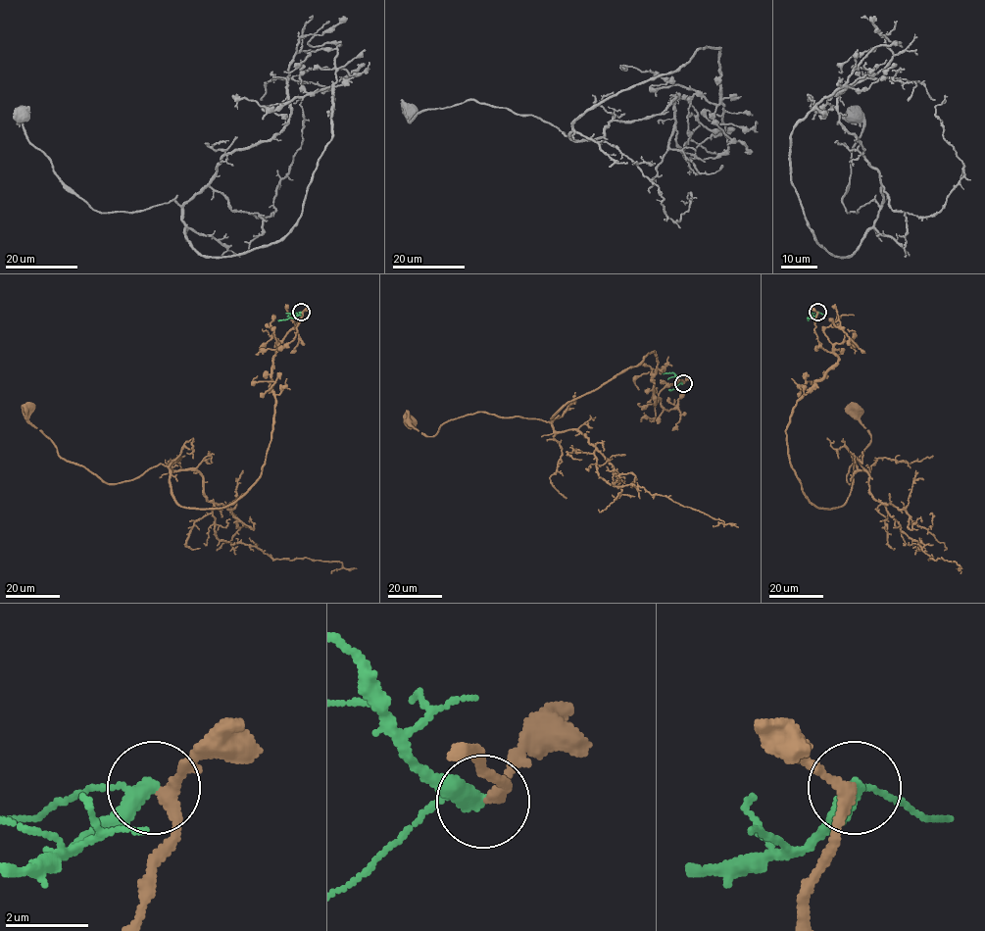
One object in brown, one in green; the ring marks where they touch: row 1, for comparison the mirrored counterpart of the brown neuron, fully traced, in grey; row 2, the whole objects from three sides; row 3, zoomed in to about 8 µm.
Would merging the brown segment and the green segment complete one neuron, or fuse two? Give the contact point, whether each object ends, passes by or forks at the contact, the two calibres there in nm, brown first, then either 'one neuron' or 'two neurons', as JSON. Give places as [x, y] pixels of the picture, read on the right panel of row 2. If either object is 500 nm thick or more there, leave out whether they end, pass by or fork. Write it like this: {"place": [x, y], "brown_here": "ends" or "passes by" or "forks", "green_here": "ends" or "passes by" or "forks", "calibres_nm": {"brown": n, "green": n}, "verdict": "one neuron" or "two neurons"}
{"place": [817, 312], "brown_here": "passes by", "green_here": "passes by", "calibres_nm": {"brown": 240, "green": 320}, "verdict": "two neurons"}

